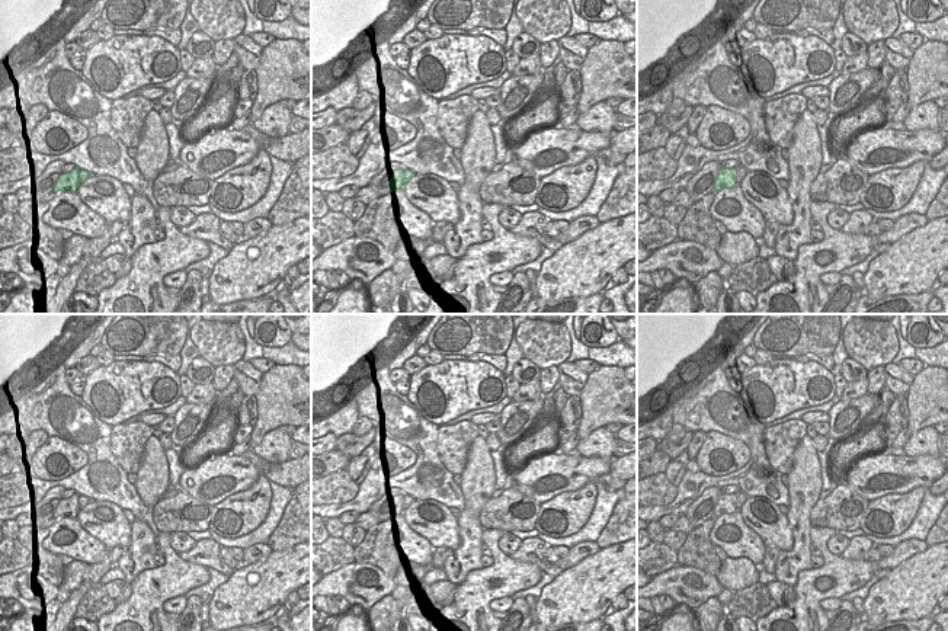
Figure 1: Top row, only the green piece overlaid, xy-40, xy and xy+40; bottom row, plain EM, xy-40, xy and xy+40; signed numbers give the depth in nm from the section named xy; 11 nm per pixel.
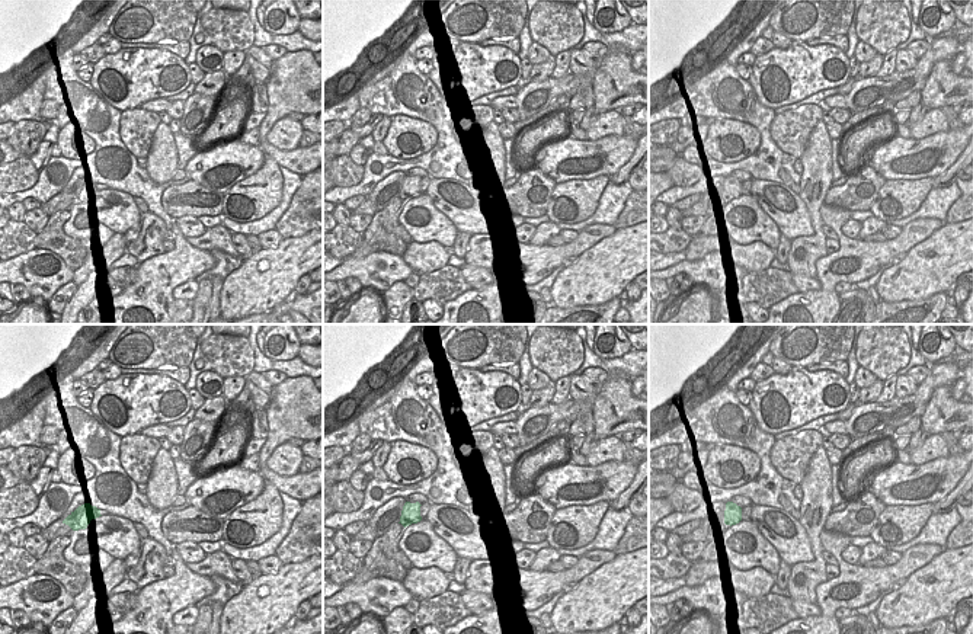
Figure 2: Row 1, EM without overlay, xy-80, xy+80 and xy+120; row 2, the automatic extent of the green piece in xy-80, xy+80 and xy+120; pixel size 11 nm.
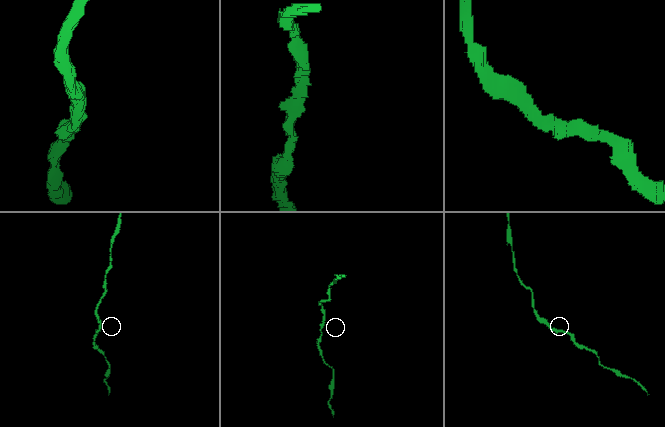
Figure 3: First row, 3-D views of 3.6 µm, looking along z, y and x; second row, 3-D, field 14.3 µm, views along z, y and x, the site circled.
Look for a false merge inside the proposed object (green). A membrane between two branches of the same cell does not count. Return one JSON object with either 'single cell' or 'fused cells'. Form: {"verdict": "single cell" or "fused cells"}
{"verdict": "single cell"}

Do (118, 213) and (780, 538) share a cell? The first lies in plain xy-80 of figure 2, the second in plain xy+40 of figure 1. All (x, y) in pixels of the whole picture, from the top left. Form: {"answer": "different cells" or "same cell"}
{"answer": "same cell"}

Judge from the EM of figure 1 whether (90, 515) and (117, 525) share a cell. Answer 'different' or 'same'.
same

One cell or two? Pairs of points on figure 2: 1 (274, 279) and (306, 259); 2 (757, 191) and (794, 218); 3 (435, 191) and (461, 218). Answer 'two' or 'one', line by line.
1: one
2: one
3: one

